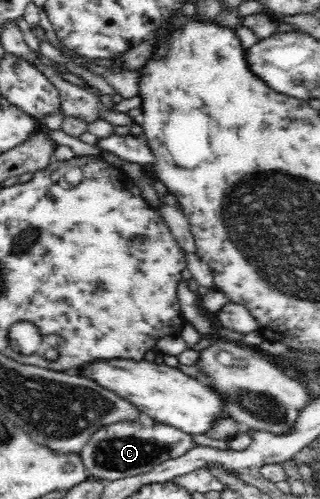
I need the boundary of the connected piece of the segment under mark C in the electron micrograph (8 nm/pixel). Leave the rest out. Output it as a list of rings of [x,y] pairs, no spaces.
[[[141,419],[140,421],[117,421],[99,427],[80,451],[83,464],[90,476],[104,481],[117,481],[145,473],[153,473],[157,465],[177,459],[195,447],[191,436],[176,427]]]

